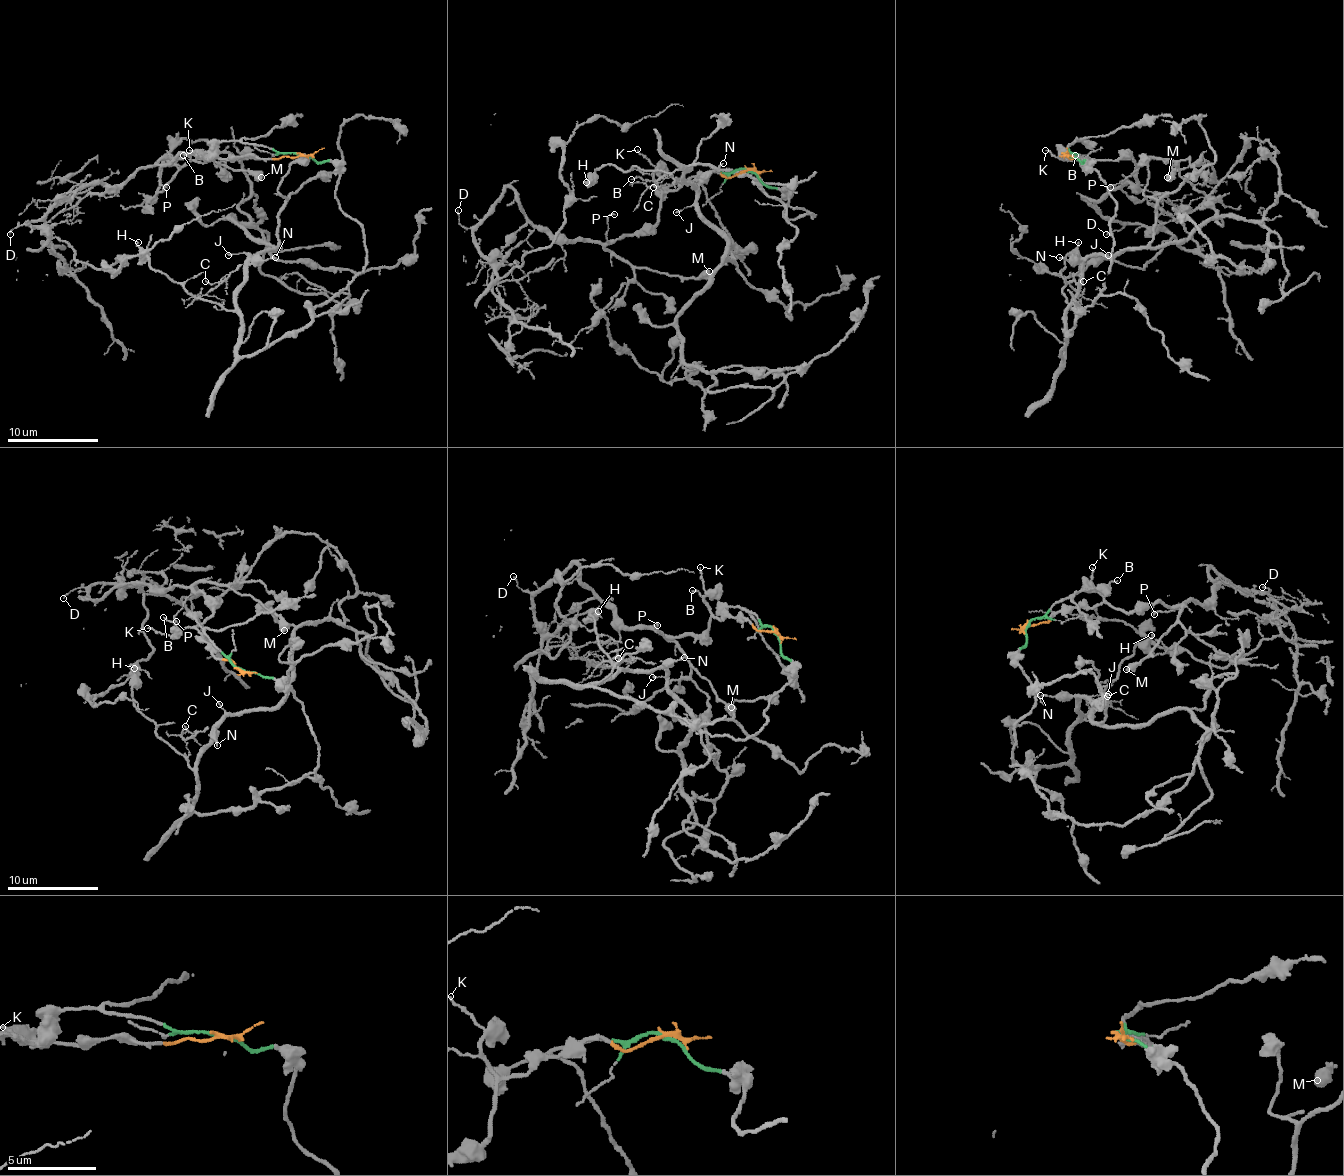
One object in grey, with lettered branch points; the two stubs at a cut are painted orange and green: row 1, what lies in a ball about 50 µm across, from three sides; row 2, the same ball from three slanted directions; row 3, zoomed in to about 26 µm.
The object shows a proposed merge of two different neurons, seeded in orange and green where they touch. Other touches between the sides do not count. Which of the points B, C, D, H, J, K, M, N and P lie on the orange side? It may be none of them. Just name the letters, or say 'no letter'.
B, D, K, M, P

